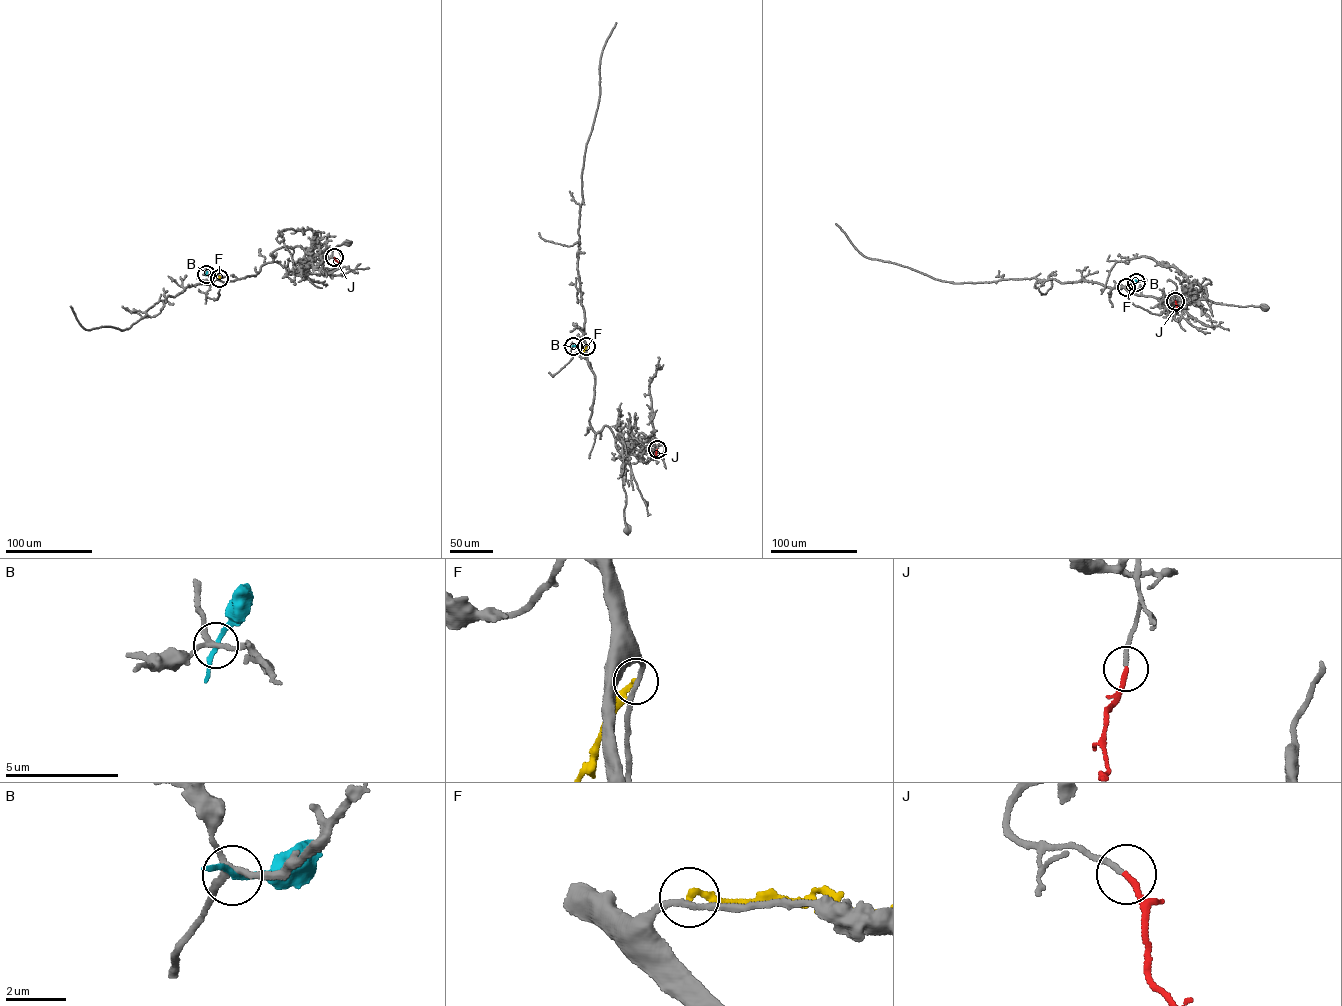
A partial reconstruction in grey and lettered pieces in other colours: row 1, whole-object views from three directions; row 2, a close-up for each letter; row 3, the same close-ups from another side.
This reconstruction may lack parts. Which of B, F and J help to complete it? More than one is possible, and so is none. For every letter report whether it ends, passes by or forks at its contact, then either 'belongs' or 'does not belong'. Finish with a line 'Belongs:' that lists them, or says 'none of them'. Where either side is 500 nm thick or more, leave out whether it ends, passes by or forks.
B: it passes by; does not belong
F: it ends there; does not belong
J: it ends there; belongs
Belongs: J

